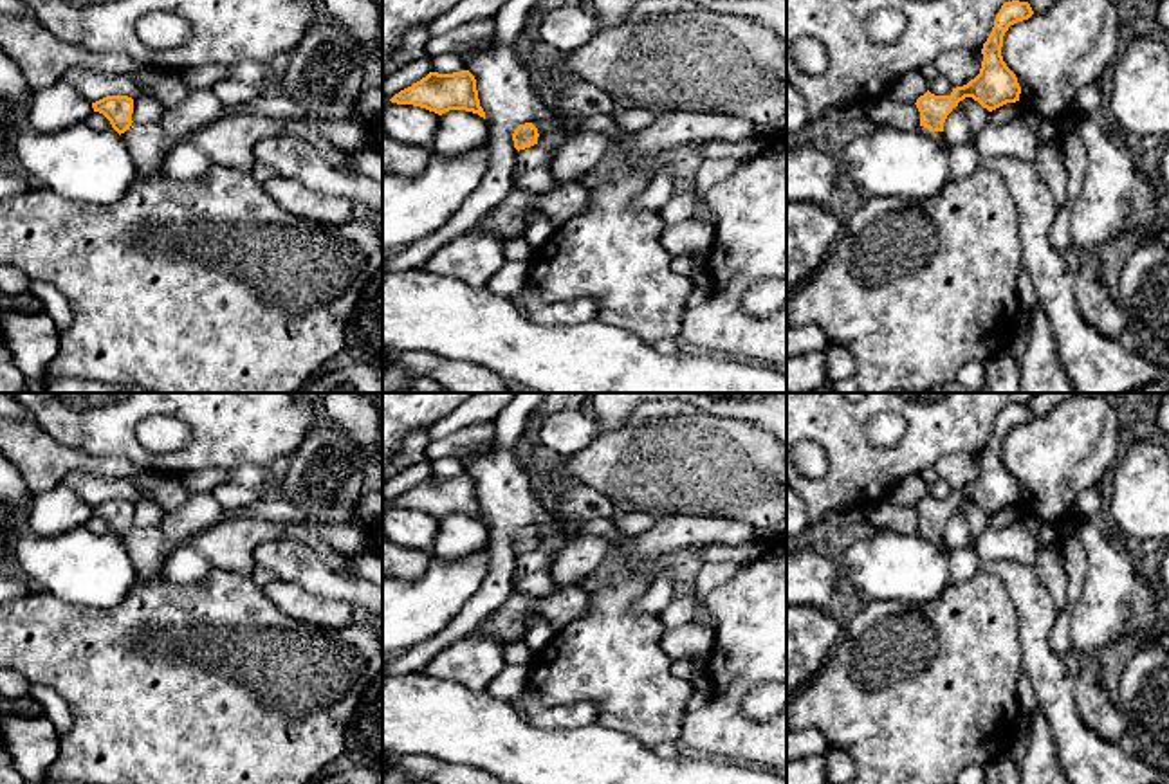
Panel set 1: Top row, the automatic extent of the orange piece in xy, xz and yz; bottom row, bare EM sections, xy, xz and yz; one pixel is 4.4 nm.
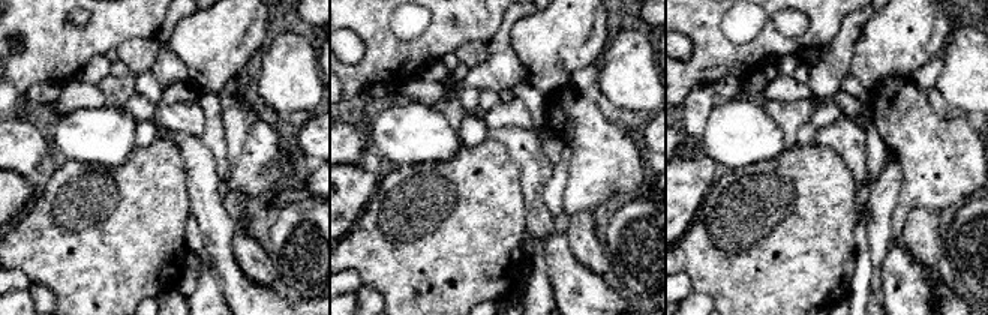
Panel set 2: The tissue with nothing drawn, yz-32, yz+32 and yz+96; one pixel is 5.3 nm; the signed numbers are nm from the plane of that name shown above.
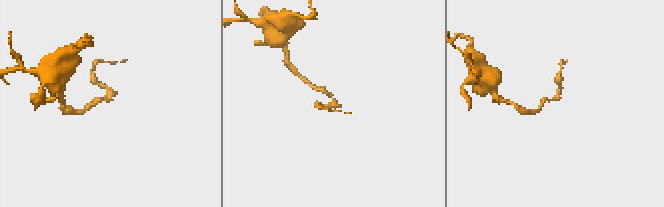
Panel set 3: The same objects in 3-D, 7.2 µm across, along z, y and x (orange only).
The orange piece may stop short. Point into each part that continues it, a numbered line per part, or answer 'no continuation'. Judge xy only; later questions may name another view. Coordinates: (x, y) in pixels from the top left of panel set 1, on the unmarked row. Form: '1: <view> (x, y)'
1: xy (148, 548)

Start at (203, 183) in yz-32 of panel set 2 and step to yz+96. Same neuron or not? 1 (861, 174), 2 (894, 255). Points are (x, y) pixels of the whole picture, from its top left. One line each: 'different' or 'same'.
1: same
2: same

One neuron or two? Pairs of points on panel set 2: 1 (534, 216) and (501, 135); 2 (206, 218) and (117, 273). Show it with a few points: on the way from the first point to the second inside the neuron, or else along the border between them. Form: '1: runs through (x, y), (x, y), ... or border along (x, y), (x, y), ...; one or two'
1: runs through (532, 195), (532, 164), (522, 153); one
2: border along (185, 177), (191, 212); two

